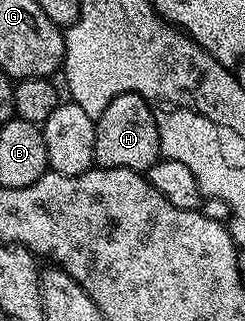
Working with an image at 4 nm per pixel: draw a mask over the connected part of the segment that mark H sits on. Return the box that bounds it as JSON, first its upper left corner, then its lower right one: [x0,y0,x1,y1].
[95,92,159,173]

